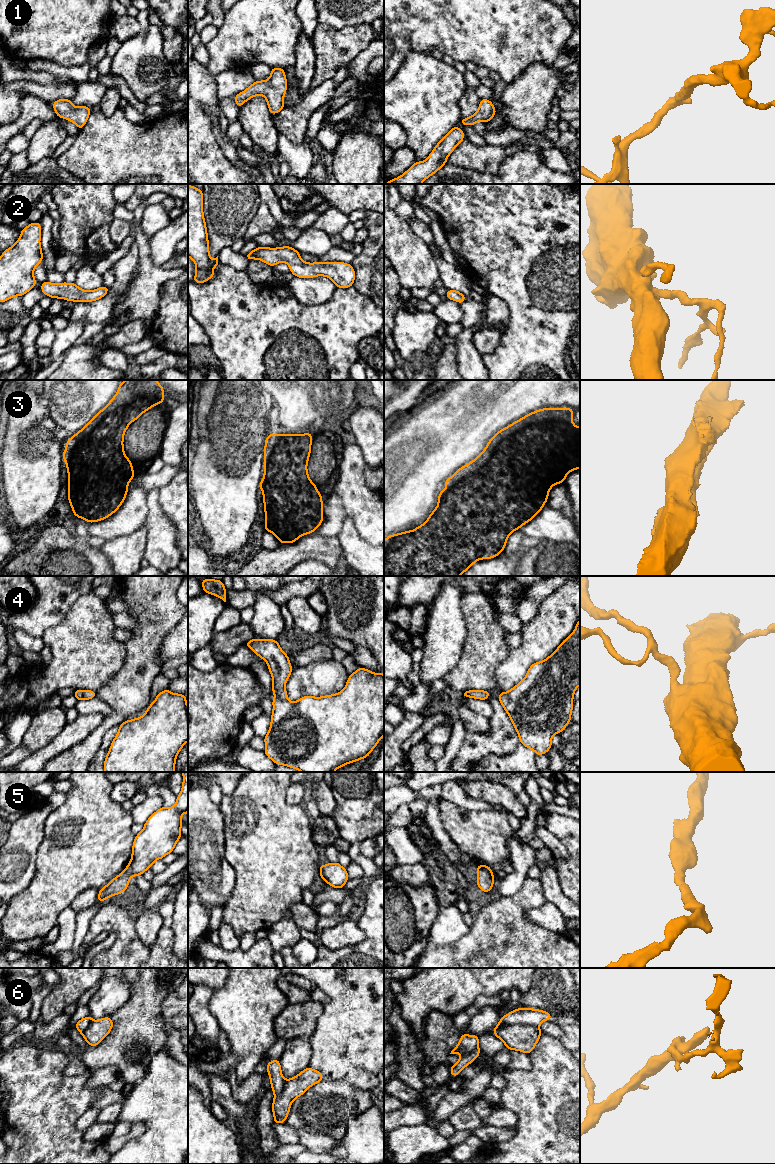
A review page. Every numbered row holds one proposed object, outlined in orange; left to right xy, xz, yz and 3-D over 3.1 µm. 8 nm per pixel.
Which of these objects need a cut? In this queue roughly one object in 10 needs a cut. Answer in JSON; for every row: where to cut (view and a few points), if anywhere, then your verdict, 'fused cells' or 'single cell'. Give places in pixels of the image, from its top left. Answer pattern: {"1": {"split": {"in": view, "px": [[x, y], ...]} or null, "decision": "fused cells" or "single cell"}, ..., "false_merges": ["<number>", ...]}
{"1": {"split": null, "decision": "single cell"}, "2": {"split": null, "decision": "single cell"}, "3": {"split": null, "decision": "single cell"}, "4": {"split": null, "decision": "single cell"}, "5": {"split": null, "decision": "single cell"}, "6": {"split": {"in": "yz", "px": [[537, 1026], [508, 1024], [498, 1027], [493, 1032]]}, "decision": "fused cells"}, "false_merges": ["6"]}

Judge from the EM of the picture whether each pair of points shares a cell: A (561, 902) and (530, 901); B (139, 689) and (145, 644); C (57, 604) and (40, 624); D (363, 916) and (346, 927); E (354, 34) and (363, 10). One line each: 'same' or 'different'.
A: different
B: same
C: same
D: different
E: different

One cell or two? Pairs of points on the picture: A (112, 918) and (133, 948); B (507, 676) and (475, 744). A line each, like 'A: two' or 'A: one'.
A: one
B: one

